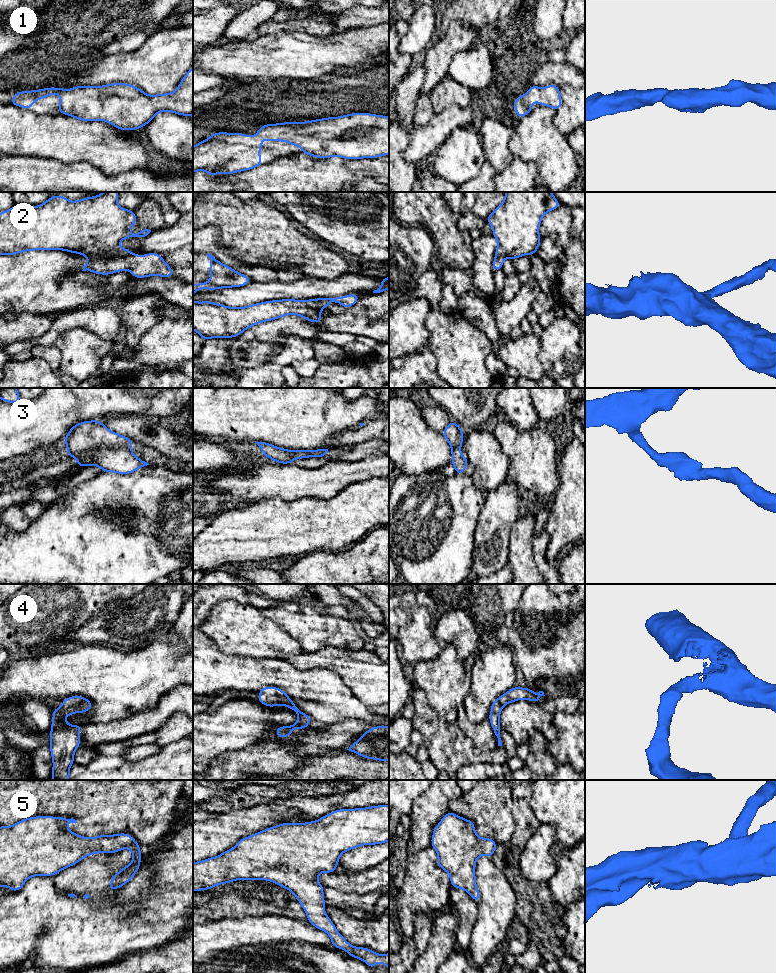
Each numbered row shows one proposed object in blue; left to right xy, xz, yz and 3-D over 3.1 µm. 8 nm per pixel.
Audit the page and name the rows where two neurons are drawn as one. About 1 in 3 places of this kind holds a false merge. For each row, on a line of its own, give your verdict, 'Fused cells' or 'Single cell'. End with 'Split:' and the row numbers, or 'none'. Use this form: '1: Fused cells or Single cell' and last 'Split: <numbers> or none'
1: Single cell
2: Single cell
3: Fused cells
4: Single cell
5: Single cell
Split: 3

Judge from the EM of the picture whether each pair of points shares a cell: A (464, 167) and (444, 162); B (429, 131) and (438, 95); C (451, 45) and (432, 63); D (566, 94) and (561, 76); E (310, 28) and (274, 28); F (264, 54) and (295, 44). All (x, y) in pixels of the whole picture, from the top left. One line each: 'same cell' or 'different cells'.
A: same cell
B: different cells
C: same cell
D: different cells
E: same cell
F: same cell

